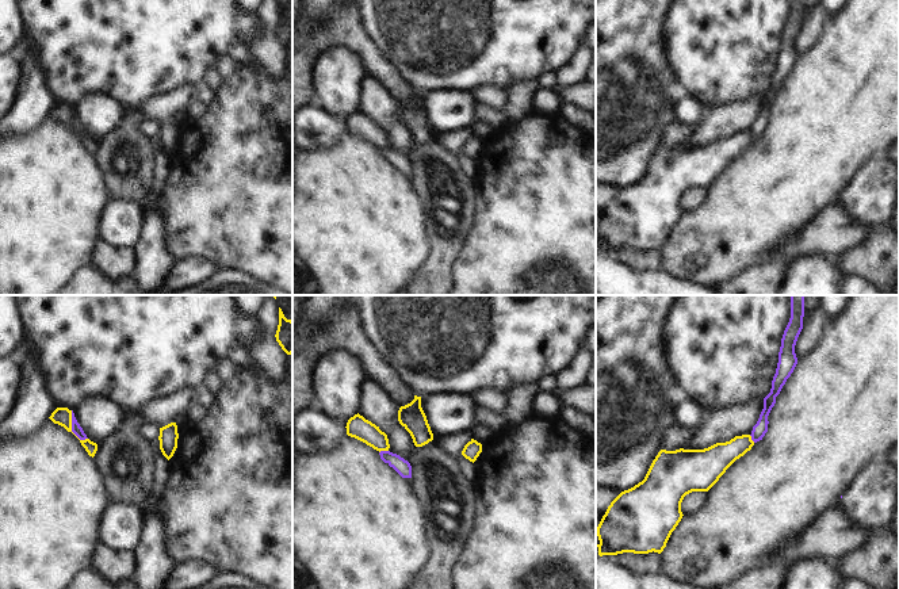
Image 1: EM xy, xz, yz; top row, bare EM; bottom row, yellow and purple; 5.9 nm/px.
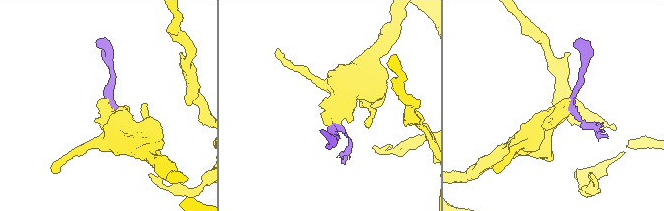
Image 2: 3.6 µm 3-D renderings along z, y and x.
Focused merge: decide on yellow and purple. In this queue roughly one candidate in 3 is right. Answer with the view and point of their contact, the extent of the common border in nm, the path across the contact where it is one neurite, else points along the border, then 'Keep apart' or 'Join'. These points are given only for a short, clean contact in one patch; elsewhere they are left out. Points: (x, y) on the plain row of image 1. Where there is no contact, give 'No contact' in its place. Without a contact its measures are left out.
Touches yellow at xy (71, 125). Shared border 200 nm. Boundary: xy (71, 107), (71, 126), (80, 136), (87, 136). Keep apart.

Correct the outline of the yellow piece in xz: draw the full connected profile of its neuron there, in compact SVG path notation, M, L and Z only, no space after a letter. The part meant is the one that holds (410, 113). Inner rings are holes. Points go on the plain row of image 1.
M414 92L410 100L399 104L398 118L410 130L416 144L422 144L433 137L433 130L421 104L421 93Z

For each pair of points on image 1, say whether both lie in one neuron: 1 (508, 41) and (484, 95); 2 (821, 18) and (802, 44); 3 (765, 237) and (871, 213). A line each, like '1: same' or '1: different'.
1: different
2: same
3: different

